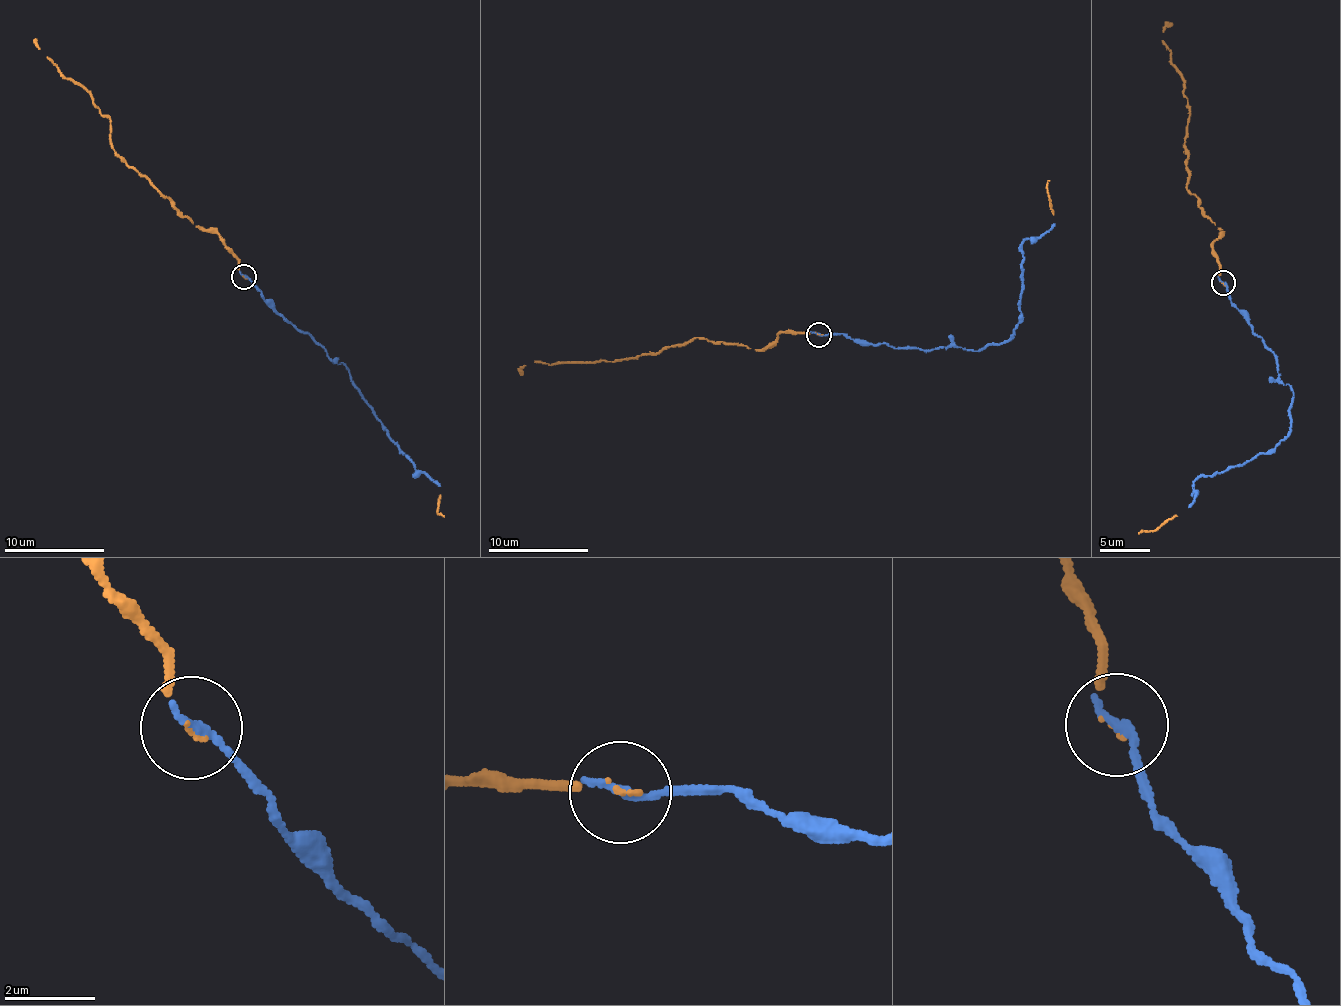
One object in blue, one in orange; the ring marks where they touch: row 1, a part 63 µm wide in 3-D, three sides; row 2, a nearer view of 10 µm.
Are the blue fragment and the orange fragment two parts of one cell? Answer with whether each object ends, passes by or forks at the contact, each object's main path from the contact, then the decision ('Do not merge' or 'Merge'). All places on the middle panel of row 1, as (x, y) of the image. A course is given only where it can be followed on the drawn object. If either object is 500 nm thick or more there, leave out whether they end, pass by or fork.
At the ring blue ends. At the ring orange ends. Course of blue: (818, 333), (845, 334), (890, 348), (977, 351), (998, 346), (1018, 320), (1021, 245), (1054, 224). Course of orange: (818, 333), (782, 332), (762, 348), (695, 338), (625, 359), (592, 362), (535, 361), (525, 366), (520, 375). Merge

